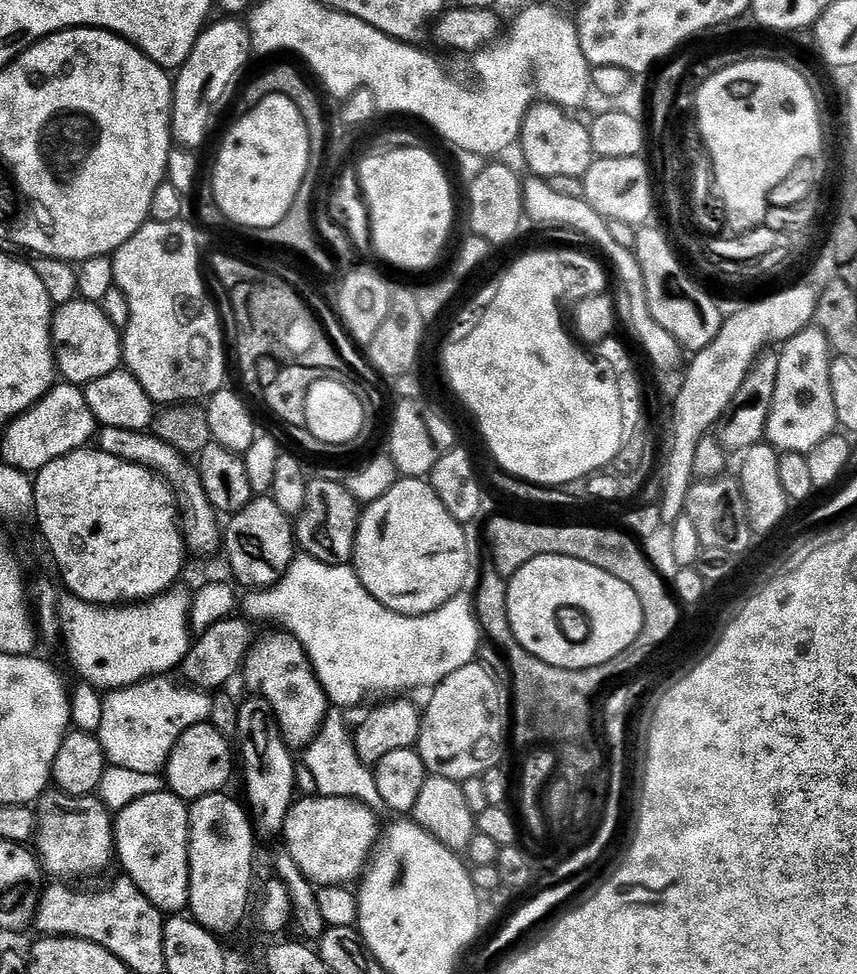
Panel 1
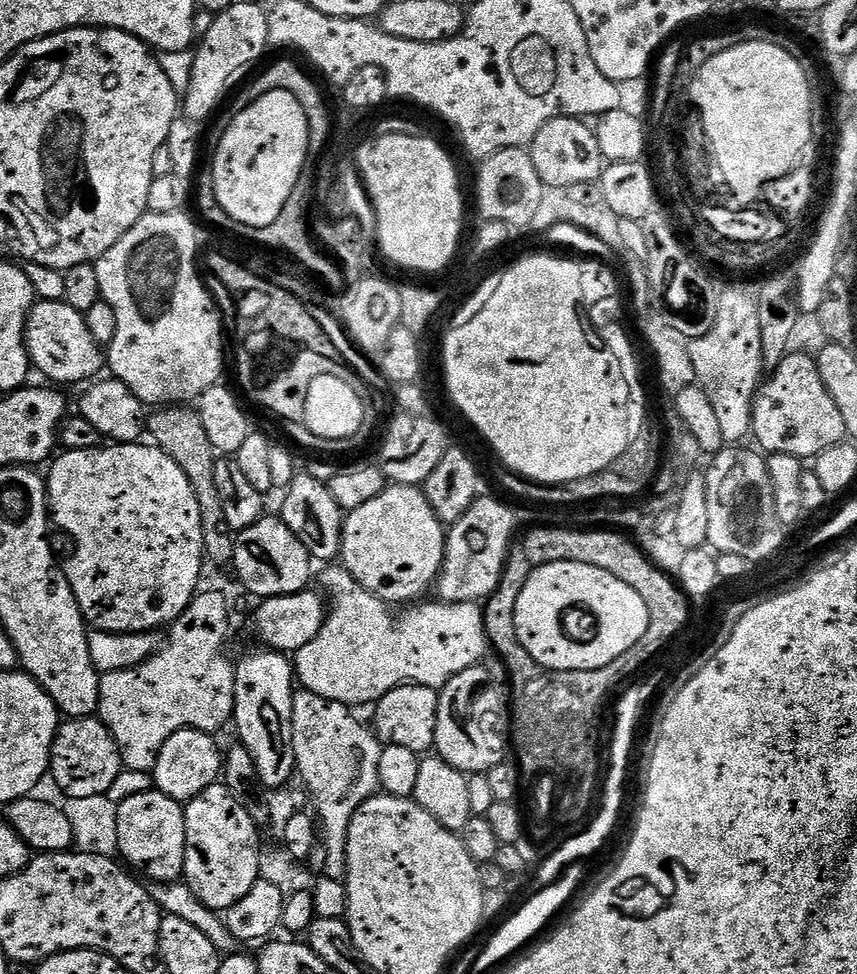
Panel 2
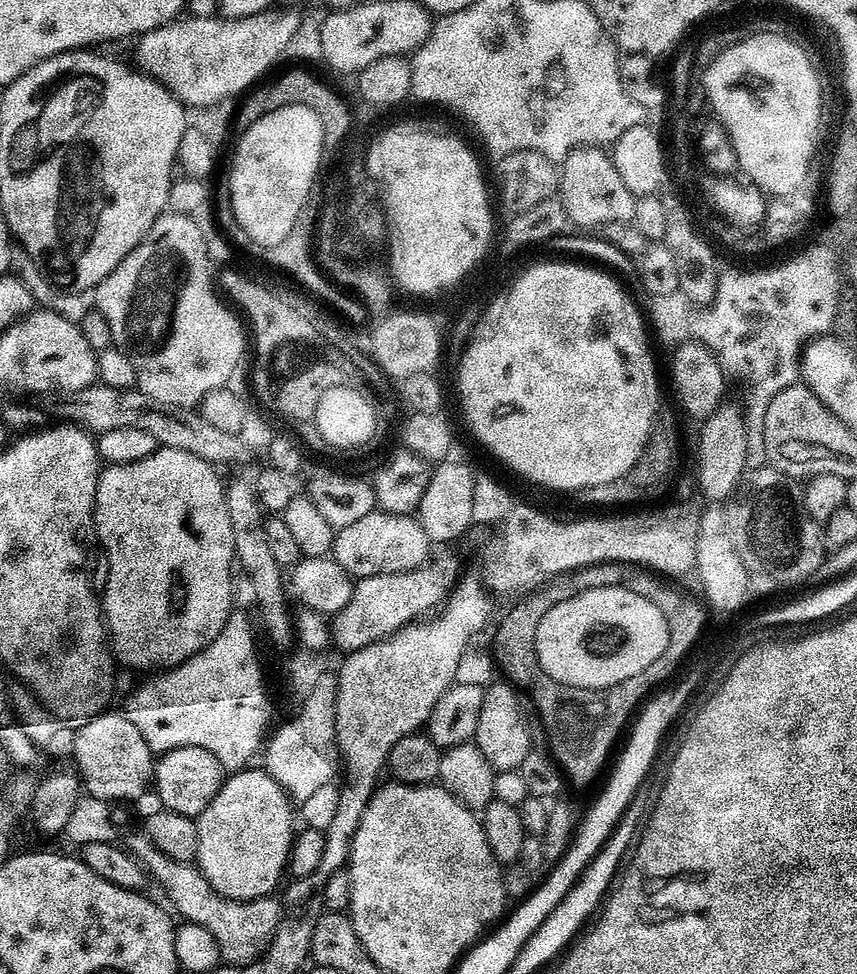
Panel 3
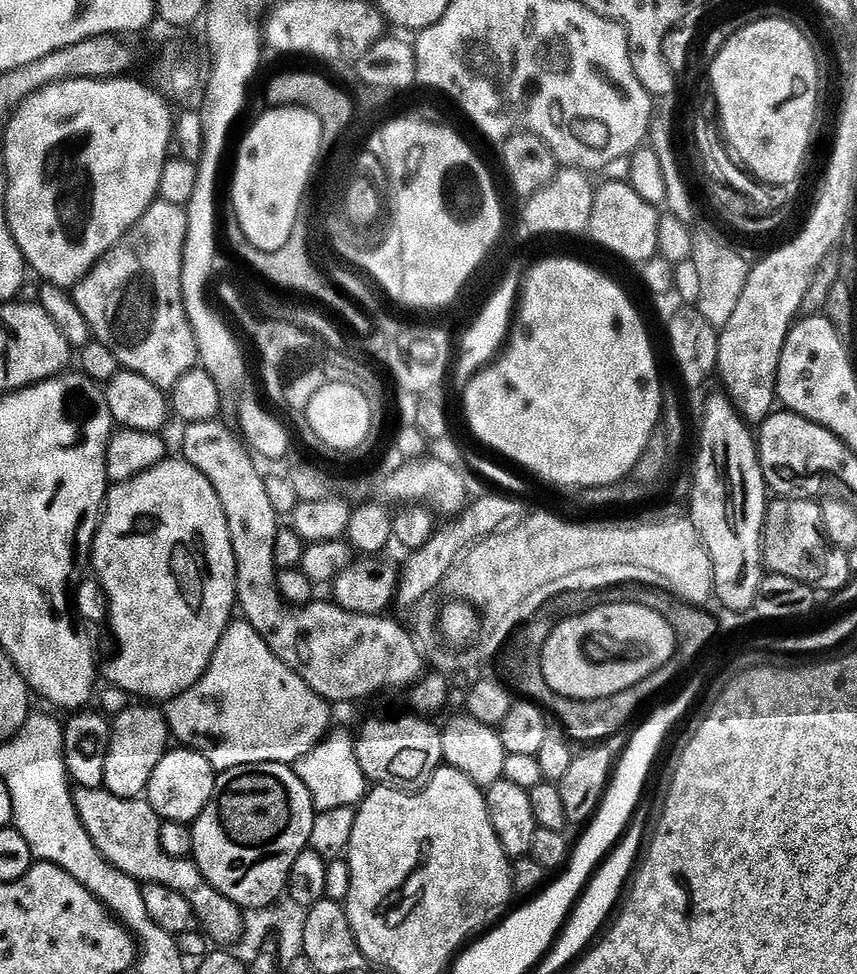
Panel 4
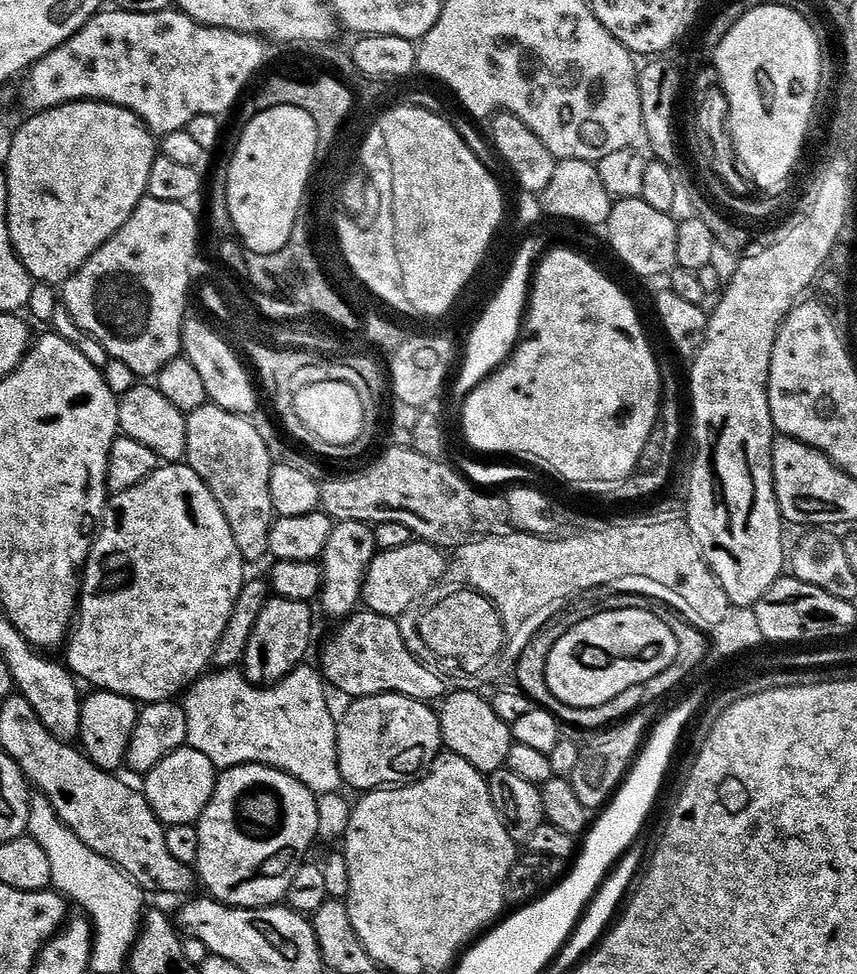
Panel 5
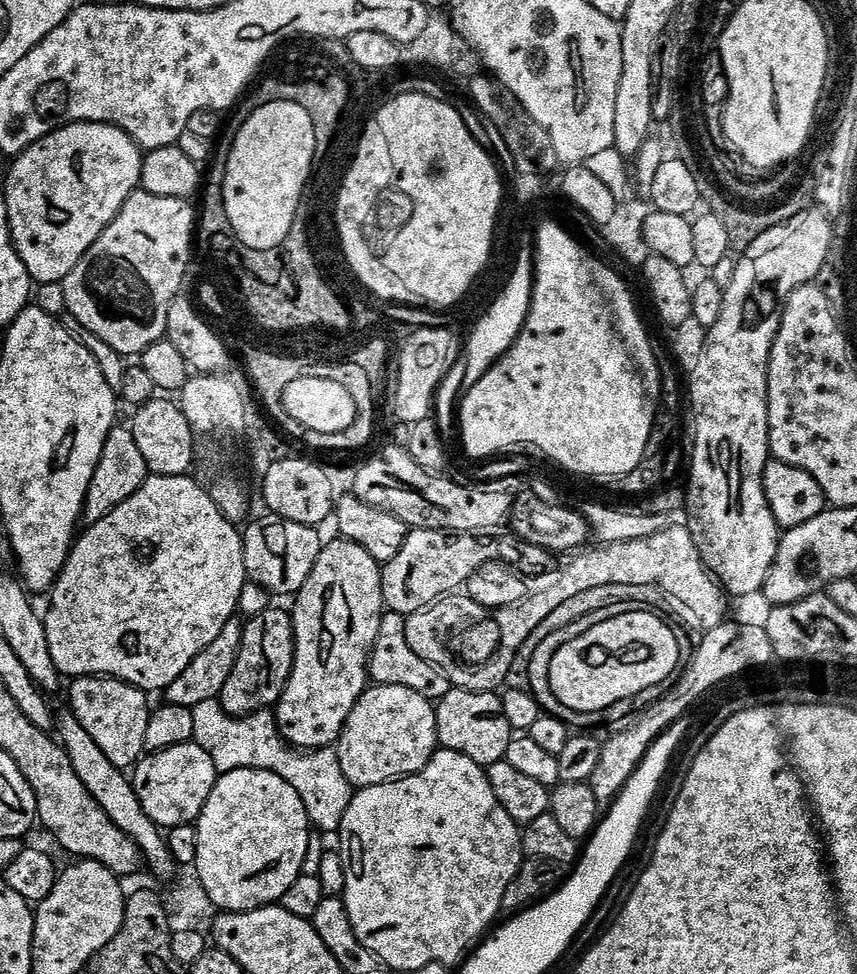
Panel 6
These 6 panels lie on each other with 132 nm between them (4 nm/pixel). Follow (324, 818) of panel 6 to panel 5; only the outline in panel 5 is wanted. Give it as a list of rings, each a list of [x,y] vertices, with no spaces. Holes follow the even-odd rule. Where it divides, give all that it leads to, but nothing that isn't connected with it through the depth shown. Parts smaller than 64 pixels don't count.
[[[308,667],[295,668],[277,684],[267,686],[251,684],[243,671],[236,668],[212,670],[201,676],[182,696],[188,731],[187,747],[198,750],[198,754],[206,754],[218,770],[243,764],[264,764],[267,768],[290,774],[317,797],[339,793],[345,782],[338,766],[338,720],[335,715],[332,717],[332,708],[328,705],[329,689],[323,675],[315,667]]]

